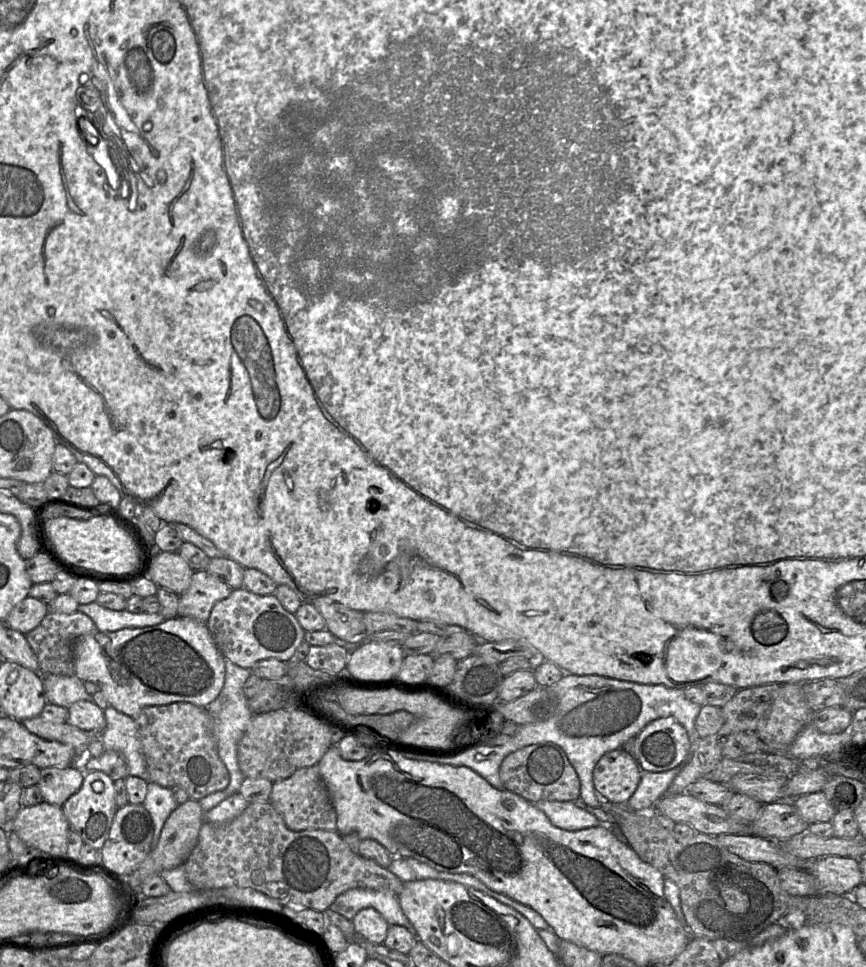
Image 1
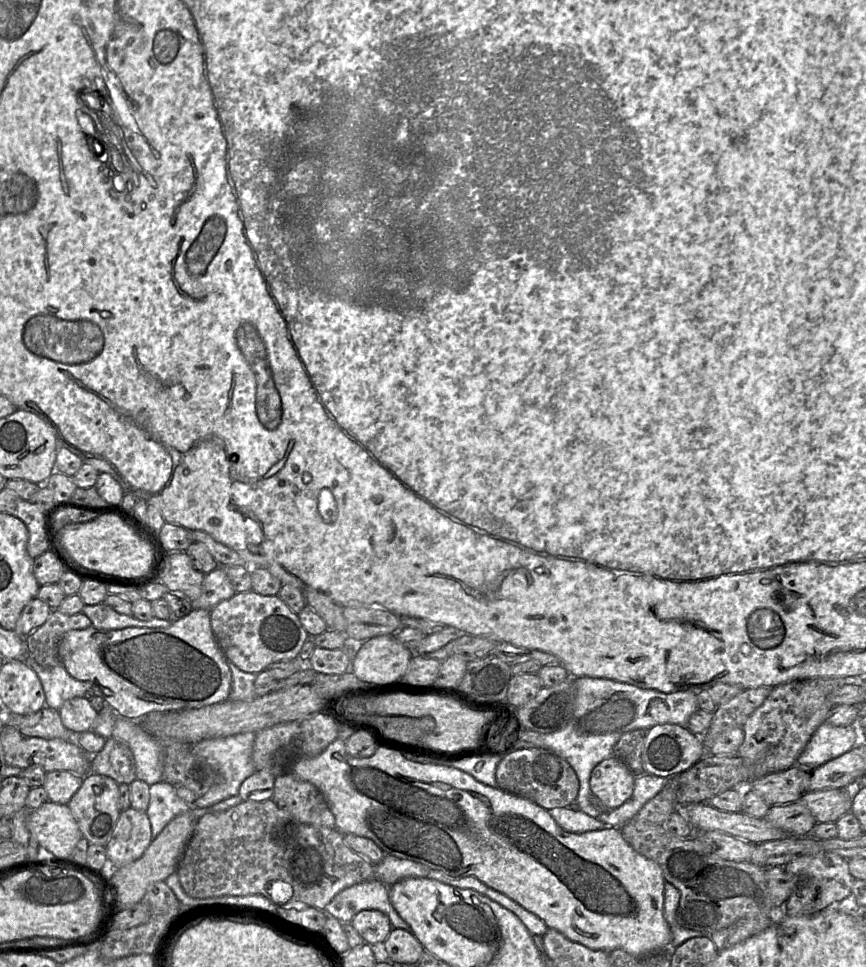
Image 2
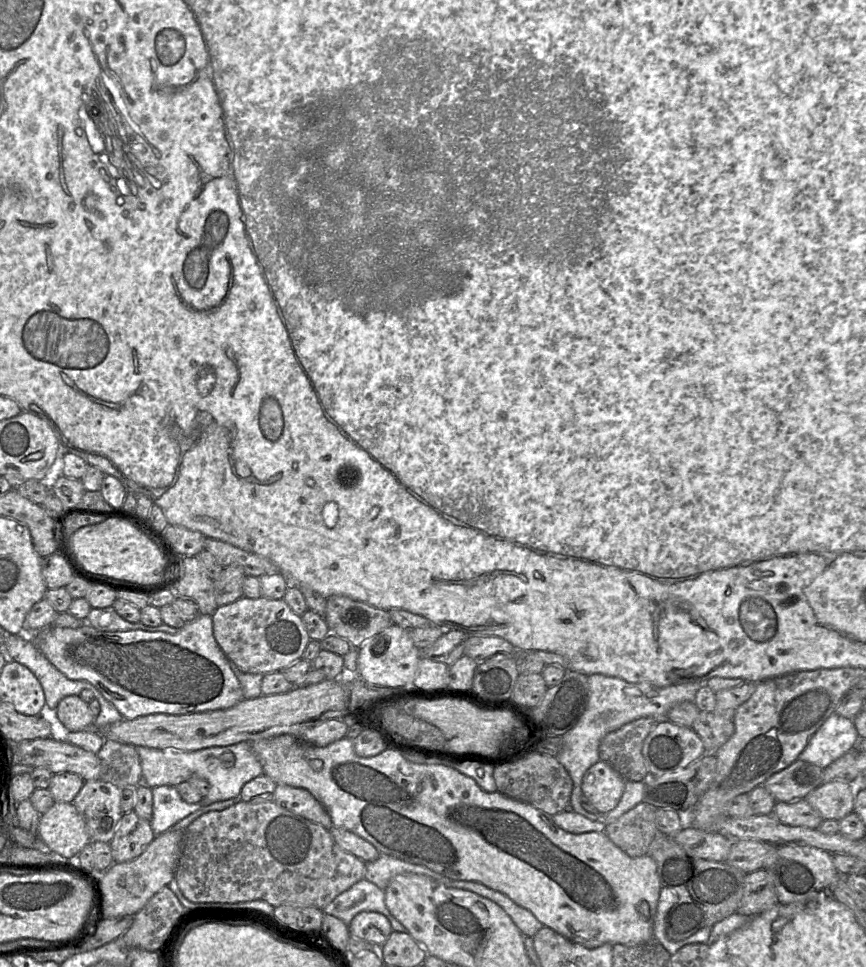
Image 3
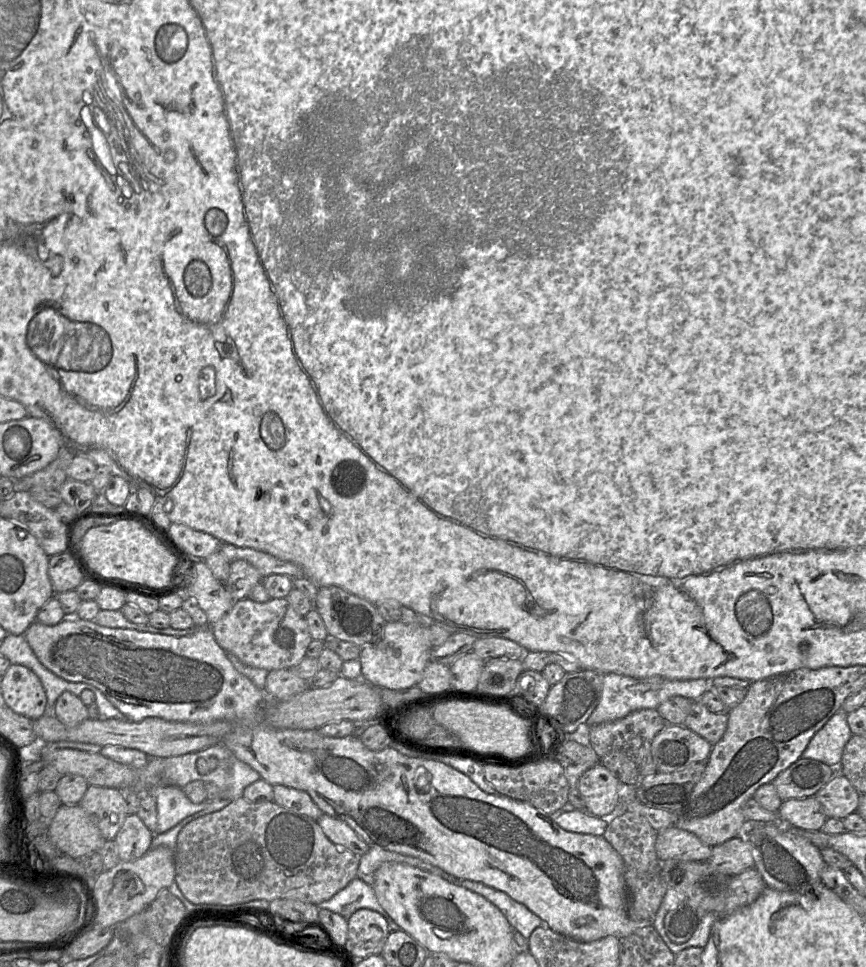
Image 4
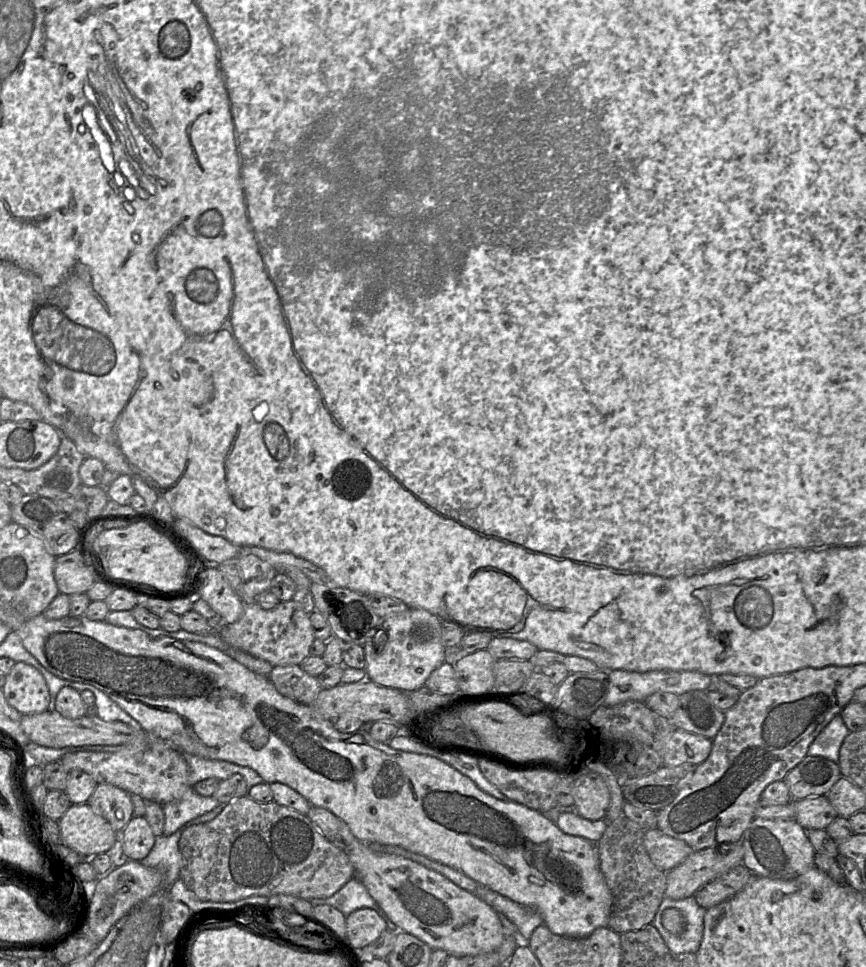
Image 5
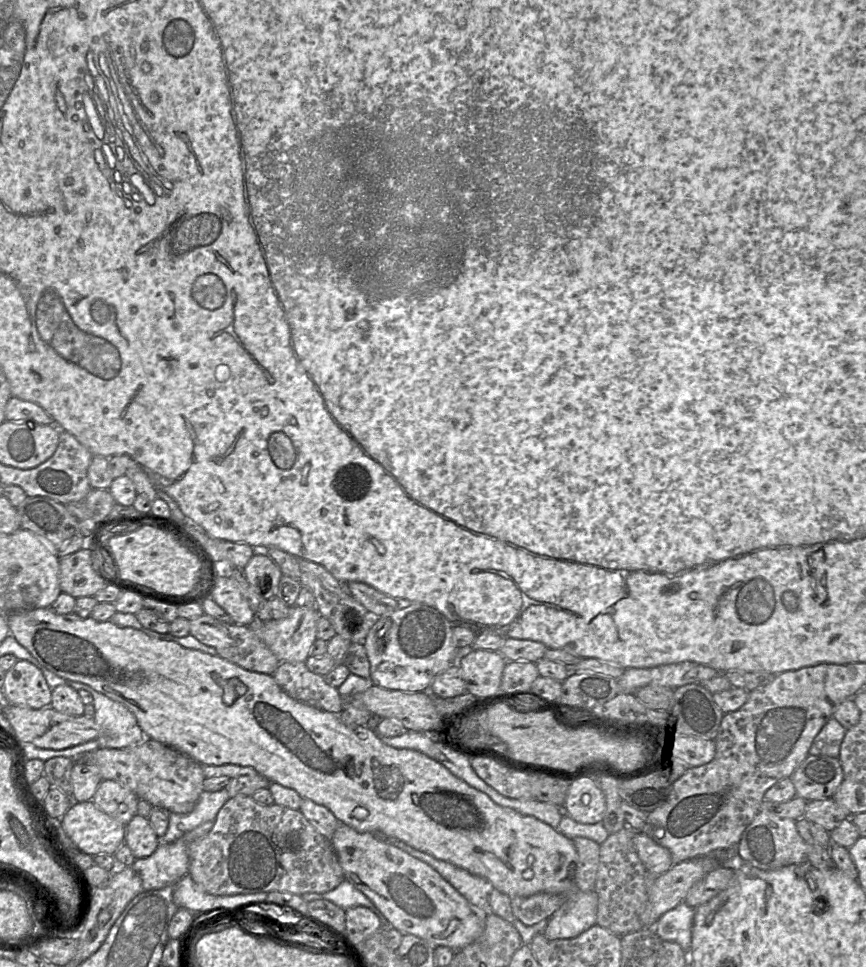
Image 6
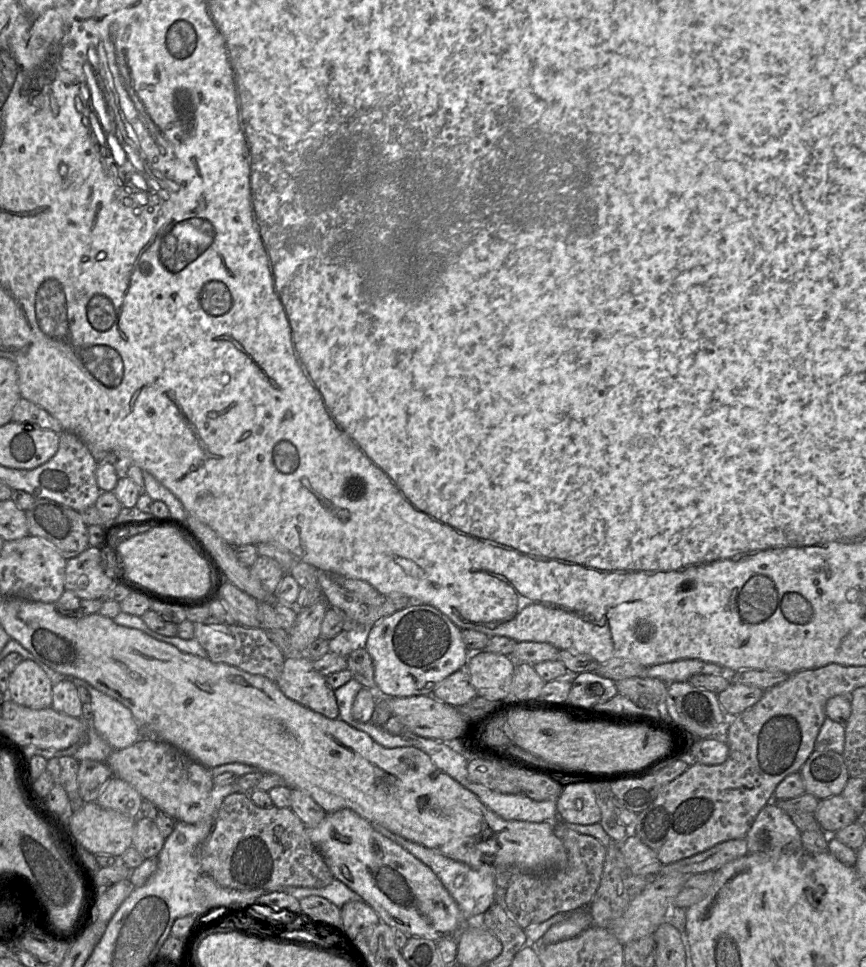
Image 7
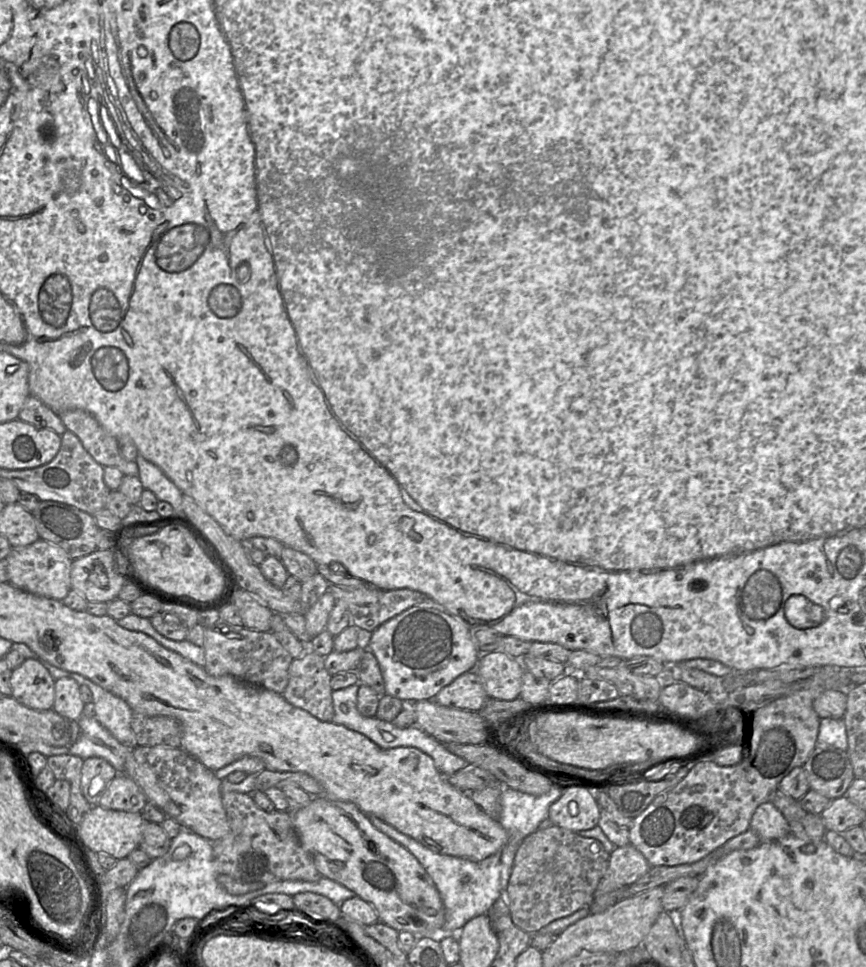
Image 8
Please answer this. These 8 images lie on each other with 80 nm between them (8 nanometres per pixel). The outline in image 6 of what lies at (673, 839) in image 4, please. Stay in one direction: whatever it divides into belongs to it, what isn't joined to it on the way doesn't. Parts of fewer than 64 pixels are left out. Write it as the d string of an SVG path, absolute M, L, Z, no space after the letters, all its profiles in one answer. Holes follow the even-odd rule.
M636 832L633 843L644 866L653 874L661 875L673 866L670 851L643 832Z

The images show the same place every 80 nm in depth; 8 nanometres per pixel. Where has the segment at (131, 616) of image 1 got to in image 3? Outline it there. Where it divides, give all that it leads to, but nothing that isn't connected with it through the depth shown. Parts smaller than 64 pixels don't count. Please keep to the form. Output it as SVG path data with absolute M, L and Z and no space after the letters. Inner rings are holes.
M112 607L91 608L87 618L88 625L101 631L125 631L125 630L144 630L149 632L166 632L170 634L177 633L179 628L166 624L159 626L148 626L141 622L132 623L123 619Z

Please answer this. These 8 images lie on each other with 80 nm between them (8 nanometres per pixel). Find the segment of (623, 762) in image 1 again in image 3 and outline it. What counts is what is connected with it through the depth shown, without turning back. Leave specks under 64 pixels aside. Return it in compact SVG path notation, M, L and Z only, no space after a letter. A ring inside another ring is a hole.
M600 760L583 775L581 790L599 813L608 813L618 805L625 784L616 770Z

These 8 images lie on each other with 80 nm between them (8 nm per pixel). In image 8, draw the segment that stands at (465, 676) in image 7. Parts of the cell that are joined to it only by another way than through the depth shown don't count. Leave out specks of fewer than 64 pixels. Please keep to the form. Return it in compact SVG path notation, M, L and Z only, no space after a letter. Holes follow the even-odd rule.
M471 670L442 688L434 701L445 707L479 712L488 698L479 676Z

